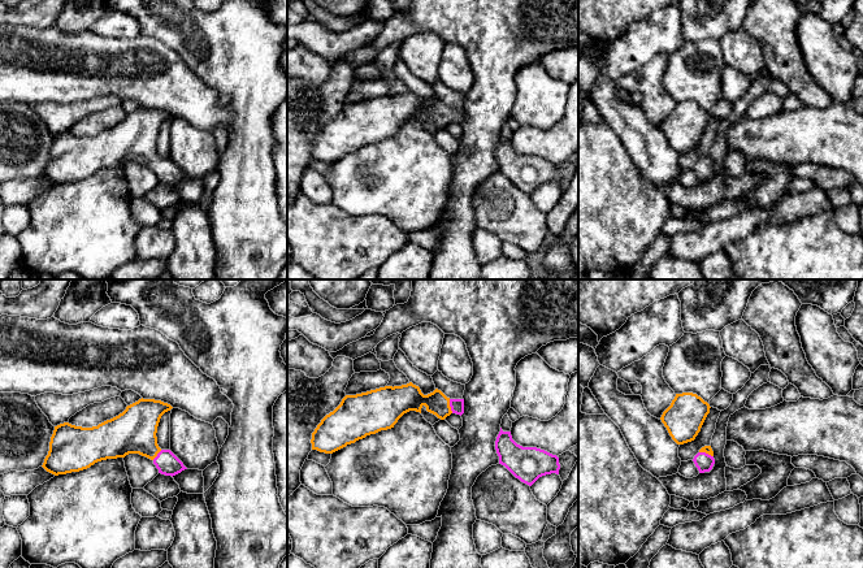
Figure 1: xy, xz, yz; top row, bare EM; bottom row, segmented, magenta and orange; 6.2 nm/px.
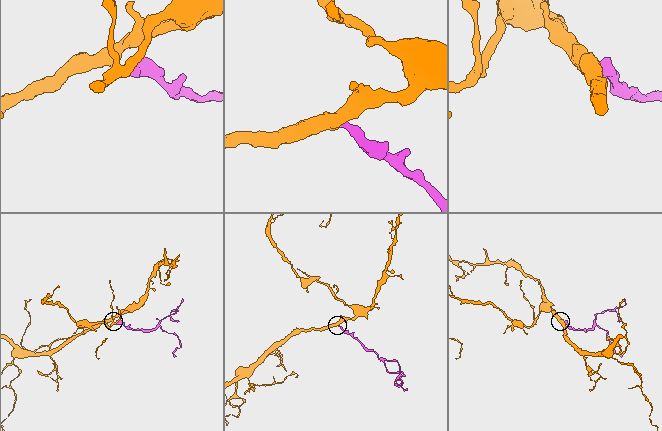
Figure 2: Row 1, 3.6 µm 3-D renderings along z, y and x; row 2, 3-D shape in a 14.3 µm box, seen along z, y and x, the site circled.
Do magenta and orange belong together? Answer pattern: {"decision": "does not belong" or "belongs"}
{"decision": "belongs"}

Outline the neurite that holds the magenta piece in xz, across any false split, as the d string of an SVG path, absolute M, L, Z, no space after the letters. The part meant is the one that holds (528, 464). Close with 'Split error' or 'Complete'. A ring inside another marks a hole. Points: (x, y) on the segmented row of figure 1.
M500 432L495 441L499 464L504 465L516 478L532 486L539 477L559 474L559 458L537 447L517 445L511 432Z. Complete

